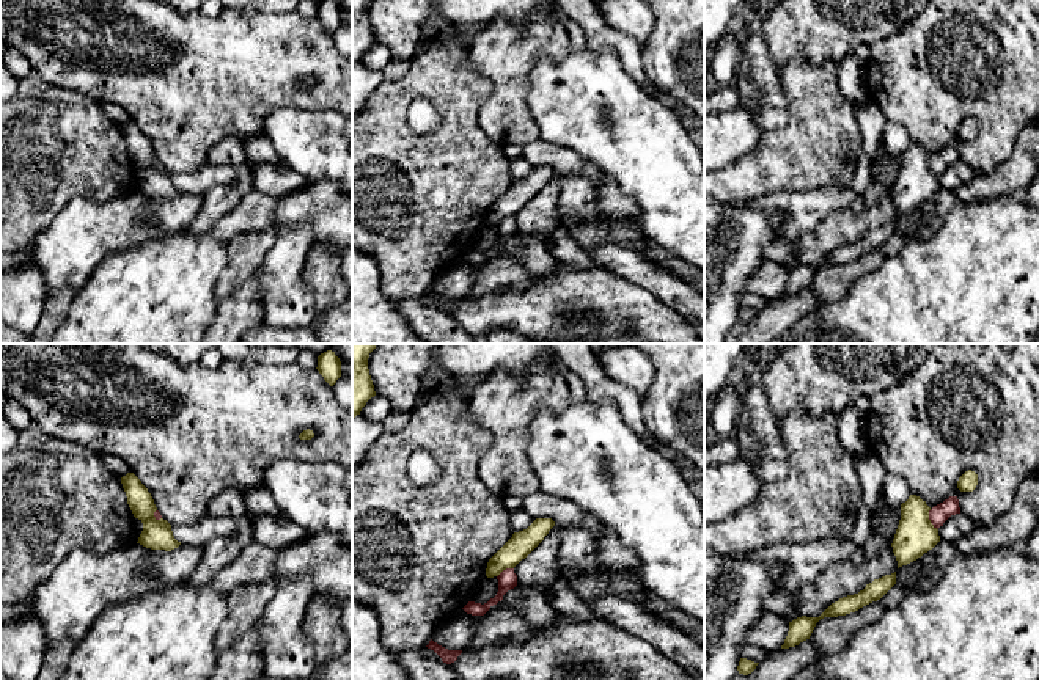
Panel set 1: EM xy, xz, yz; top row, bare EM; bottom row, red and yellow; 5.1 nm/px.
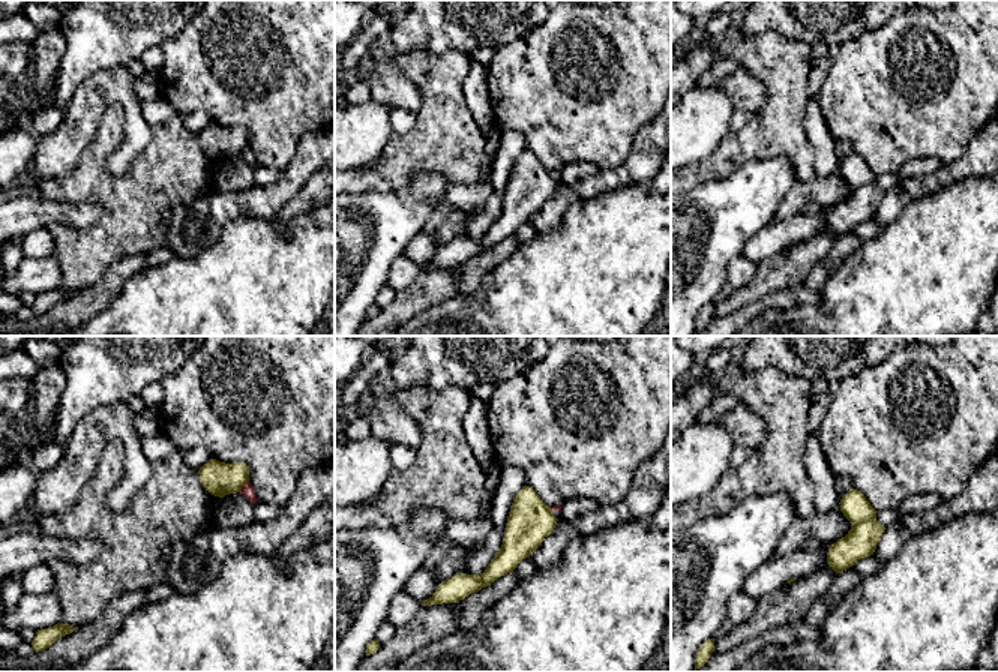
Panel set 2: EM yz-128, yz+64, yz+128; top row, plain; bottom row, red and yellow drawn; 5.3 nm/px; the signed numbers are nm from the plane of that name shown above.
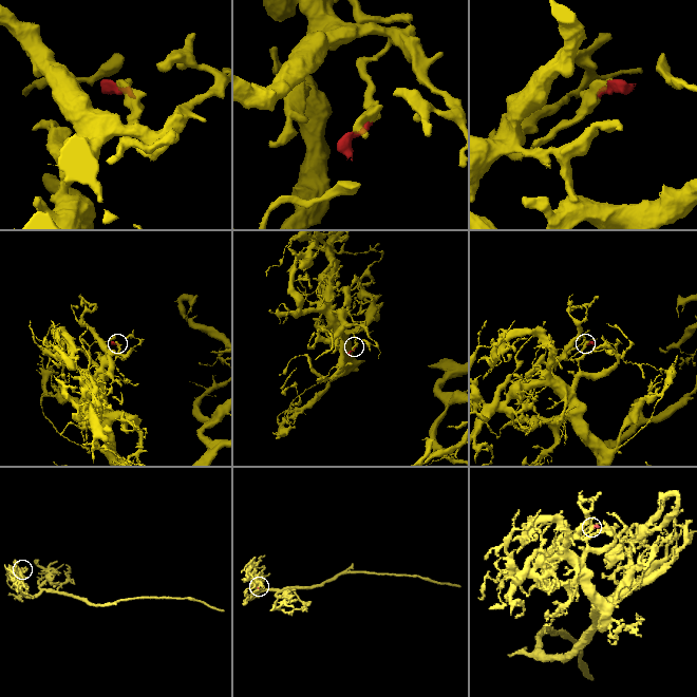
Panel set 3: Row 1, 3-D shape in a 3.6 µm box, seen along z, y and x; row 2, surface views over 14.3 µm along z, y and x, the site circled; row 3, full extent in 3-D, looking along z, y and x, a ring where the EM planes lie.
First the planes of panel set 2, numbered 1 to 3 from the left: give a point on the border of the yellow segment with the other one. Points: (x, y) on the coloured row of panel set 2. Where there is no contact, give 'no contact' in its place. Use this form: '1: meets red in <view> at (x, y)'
1: meets red in yz-128 at (242, 486)
2: no contact
3: no contact

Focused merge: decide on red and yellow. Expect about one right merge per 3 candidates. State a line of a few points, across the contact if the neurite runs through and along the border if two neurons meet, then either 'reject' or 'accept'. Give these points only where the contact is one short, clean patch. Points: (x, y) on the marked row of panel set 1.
line yz (929, 509), (929, 522), (937, 530); reject

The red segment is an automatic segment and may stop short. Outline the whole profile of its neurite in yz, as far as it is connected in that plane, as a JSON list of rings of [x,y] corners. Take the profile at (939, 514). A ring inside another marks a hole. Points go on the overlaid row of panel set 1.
[[[949,496],[948,499],[945,499],[943,503],[934,506],[929,510],[929,520],[934,525],[934,528],[940,528],[943,526],[943,523],[951,517],[960,514],[960,507],[959,507],[959,499],[957,496]]]

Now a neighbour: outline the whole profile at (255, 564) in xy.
[[[251,542],[237,556],[237,559],[223,567],[212,579],[212,586],[225,597],[234,589],[247,584],[261,584],[272,581],[275,572],[277,551],[263,543]]]

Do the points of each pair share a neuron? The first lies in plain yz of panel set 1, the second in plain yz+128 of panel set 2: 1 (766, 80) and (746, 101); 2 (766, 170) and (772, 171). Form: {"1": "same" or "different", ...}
{"1": "same", "2": "different"}

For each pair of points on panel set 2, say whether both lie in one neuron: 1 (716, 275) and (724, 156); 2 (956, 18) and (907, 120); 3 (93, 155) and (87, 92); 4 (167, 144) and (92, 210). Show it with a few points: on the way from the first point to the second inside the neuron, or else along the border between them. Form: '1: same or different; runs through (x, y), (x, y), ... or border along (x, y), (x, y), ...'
1: different; border along (752, 159), (725, 177), (710, 179), (689, 191)
2: same; runs through (959, 48), (959, 75), (950, 95), (937, 98)
3: different; border along (107, 111), (95, 140), (71, 171)
4: different; border along (65, 201), (98, 203), (101, 206), (101, 219)

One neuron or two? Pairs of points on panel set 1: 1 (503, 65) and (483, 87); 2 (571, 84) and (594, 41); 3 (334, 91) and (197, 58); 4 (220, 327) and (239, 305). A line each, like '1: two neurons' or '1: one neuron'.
1: two neurons
2: two neurons
3: one neuron
4: one neuron

